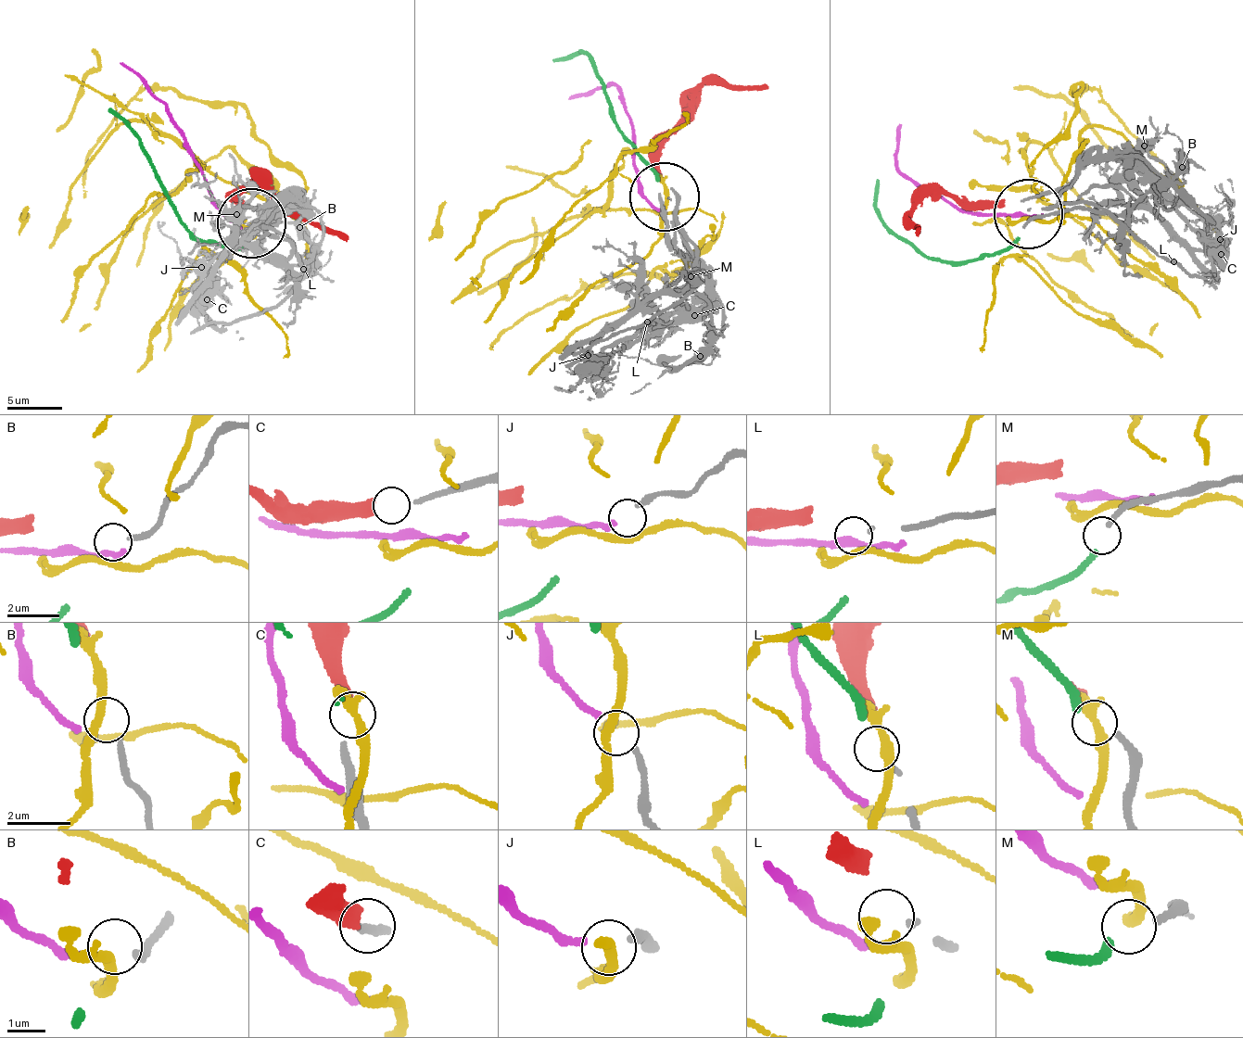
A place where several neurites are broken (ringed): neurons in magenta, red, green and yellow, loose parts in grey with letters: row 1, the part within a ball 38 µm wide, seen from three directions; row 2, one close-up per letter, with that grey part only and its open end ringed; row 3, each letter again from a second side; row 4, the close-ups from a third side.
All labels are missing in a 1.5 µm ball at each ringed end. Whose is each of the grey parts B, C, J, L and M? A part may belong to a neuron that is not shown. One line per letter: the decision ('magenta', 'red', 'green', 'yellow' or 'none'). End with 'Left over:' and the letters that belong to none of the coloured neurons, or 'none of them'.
B: none
C: red
J: magenta
L: none
M: none
Left over: B, L, M

